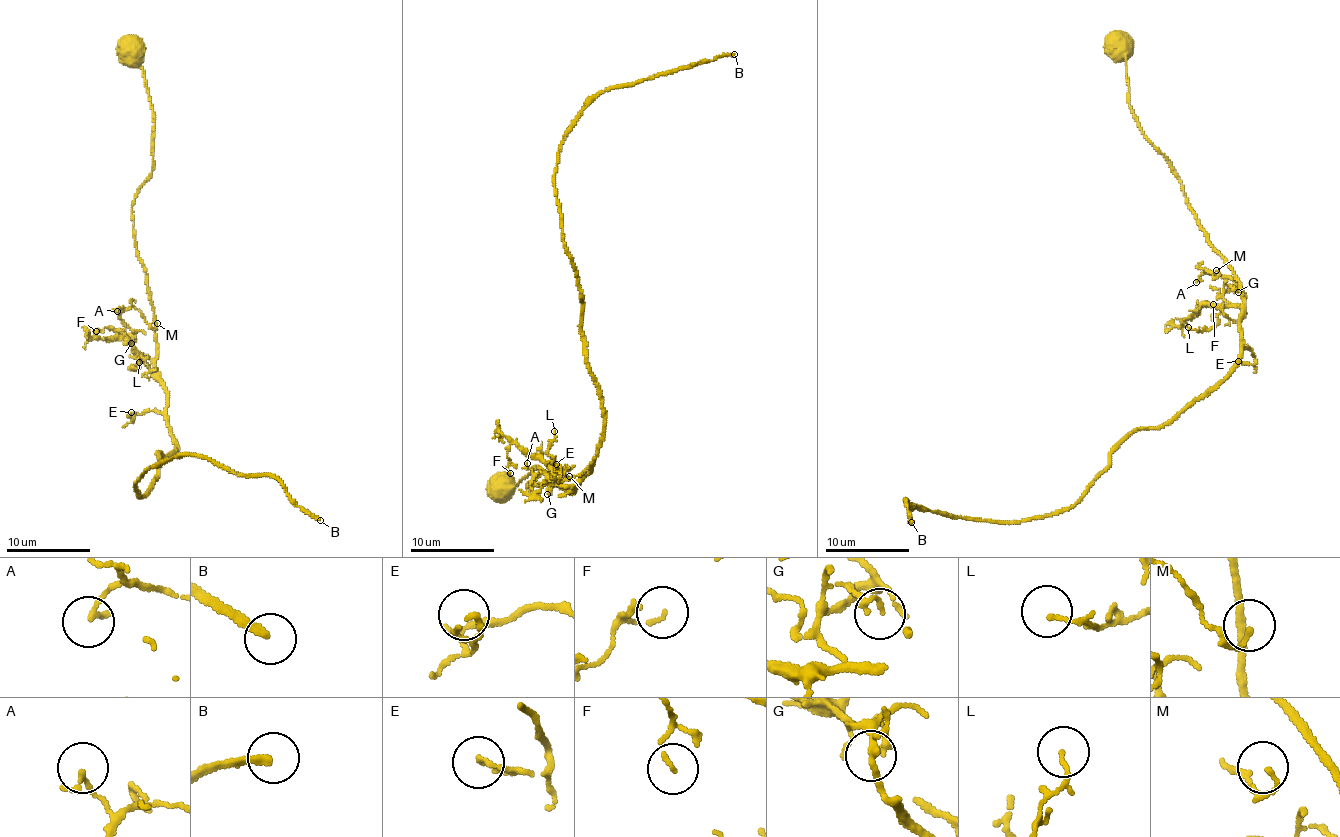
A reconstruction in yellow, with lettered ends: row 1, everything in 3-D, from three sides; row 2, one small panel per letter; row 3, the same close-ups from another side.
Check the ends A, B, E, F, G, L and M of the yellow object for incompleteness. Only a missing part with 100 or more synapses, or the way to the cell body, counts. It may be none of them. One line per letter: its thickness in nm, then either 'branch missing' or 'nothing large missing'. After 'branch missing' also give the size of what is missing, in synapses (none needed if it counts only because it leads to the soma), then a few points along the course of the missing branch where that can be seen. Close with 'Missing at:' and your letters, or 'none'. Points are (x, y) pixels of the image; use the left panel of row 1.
A: 170 nm | nothing large missing
B: 240 nm | branch missing | 180 syn
E: 120 nm | nothing large missing
F: 90 nm | nothing large missing
G: 120 nm | nothing large missing
L: 110 nm | nothing large missing
M: 110 nm | nothing large missing
Missing at: B

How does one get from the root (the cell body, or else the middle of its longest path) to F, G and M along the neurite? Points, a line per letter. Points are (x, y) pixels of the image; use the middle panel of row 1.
F: (507, 489), (535, 466), (540, 476), (527, 487), (554, 482), (574, 488), (514, 443), (507, 453), (510, 473)
G: (507, 489), (535, 466), (540, 476), (527, 487), (554, 482), (569, 492), (574, 488), (546, 478), (547, 494)
M: (507, 489), (535, 466), (527, 487), (574, 488), (546, 478), (537, 496), (538, 473), (569, 476)

